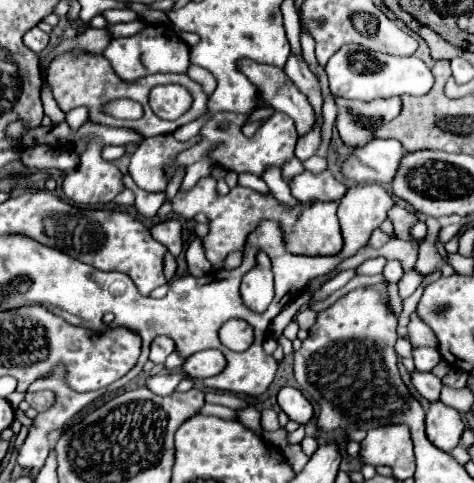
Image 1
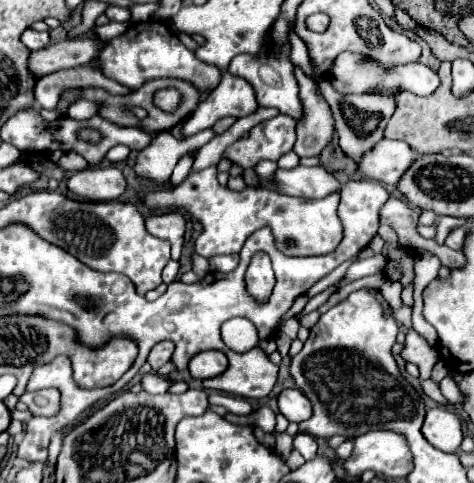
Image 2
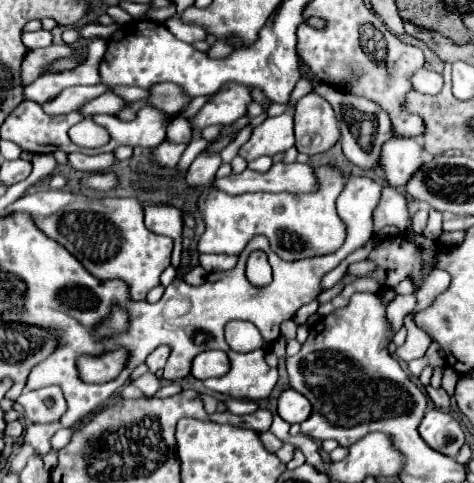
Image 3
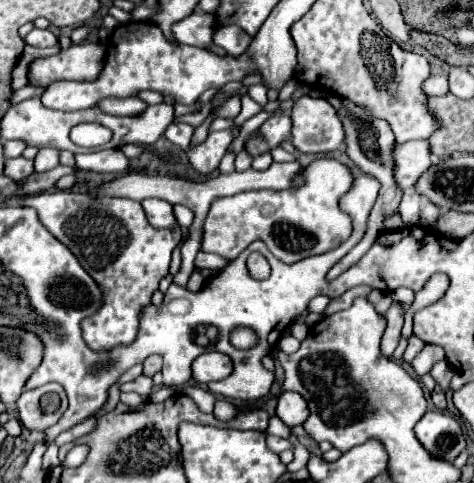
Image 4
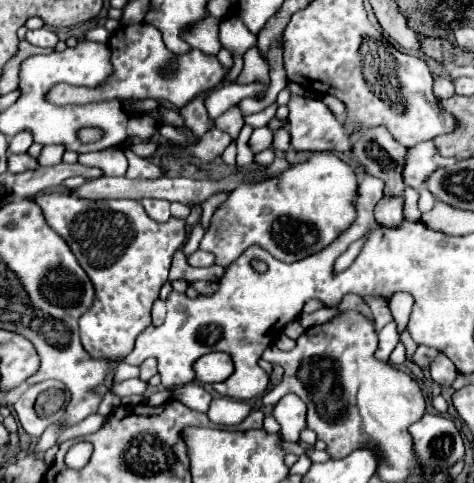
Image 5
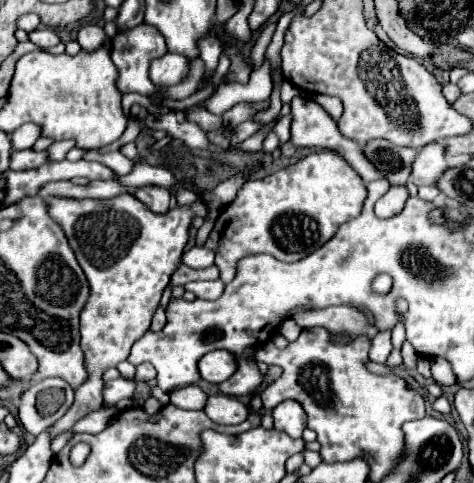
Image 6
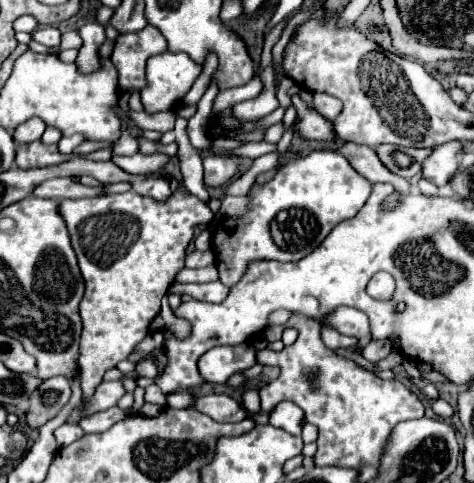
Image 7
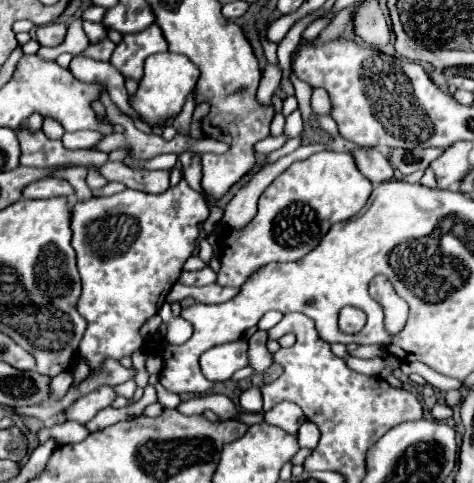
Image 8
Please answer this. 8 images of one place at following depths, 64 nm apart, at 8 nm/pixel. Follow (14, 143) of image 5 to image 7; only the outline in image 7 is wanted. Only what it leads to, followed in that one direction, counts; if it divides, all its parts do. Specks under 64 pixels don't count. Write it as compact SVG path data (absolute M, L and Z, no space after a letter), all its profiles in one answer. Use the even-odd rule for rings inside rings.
M30 118L30 120L26 120L24 124L20 124L20 126L14 130L14 140L16 140L18 144L34 142L34 140L38 140L38 138L42 136L44 128L46 128L44 120L40 120L40 118Z

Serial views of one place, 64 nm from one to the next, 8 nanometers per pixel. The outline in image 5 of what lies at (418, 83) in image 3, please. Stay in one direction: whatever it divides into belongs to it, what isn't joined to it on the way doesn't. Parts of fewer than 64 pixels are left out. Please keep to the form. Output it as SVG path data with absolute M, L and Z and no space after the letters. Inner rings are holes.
M438 78L434 88L436 88L436 96L440 96L440 98L452 98L456 94L452 80L446 80L446 78Z

